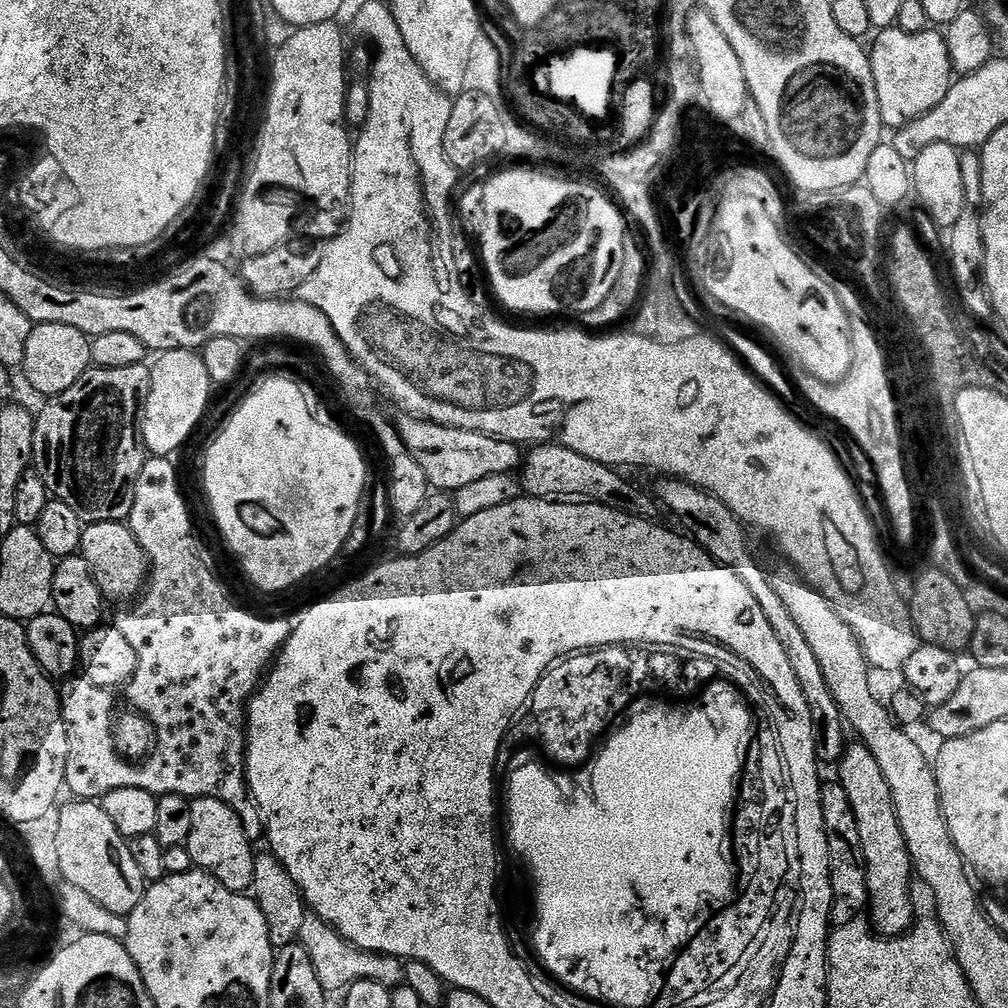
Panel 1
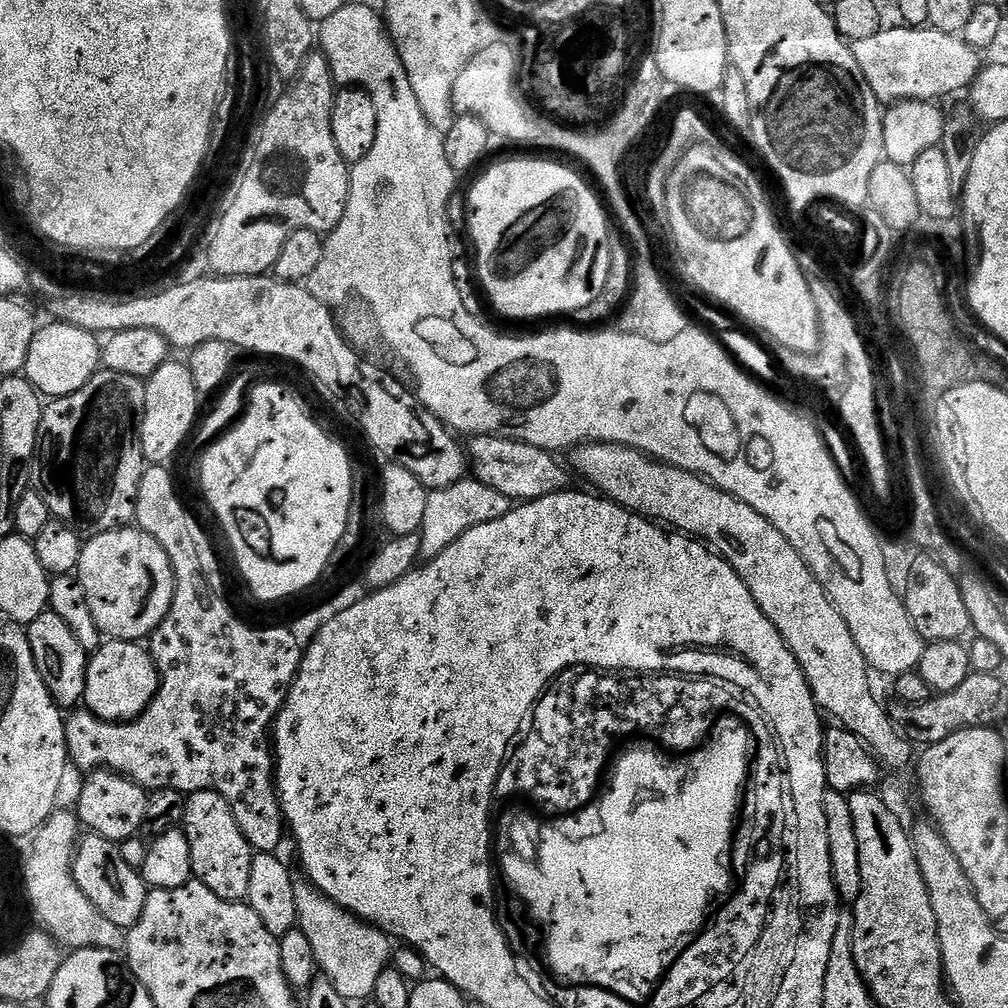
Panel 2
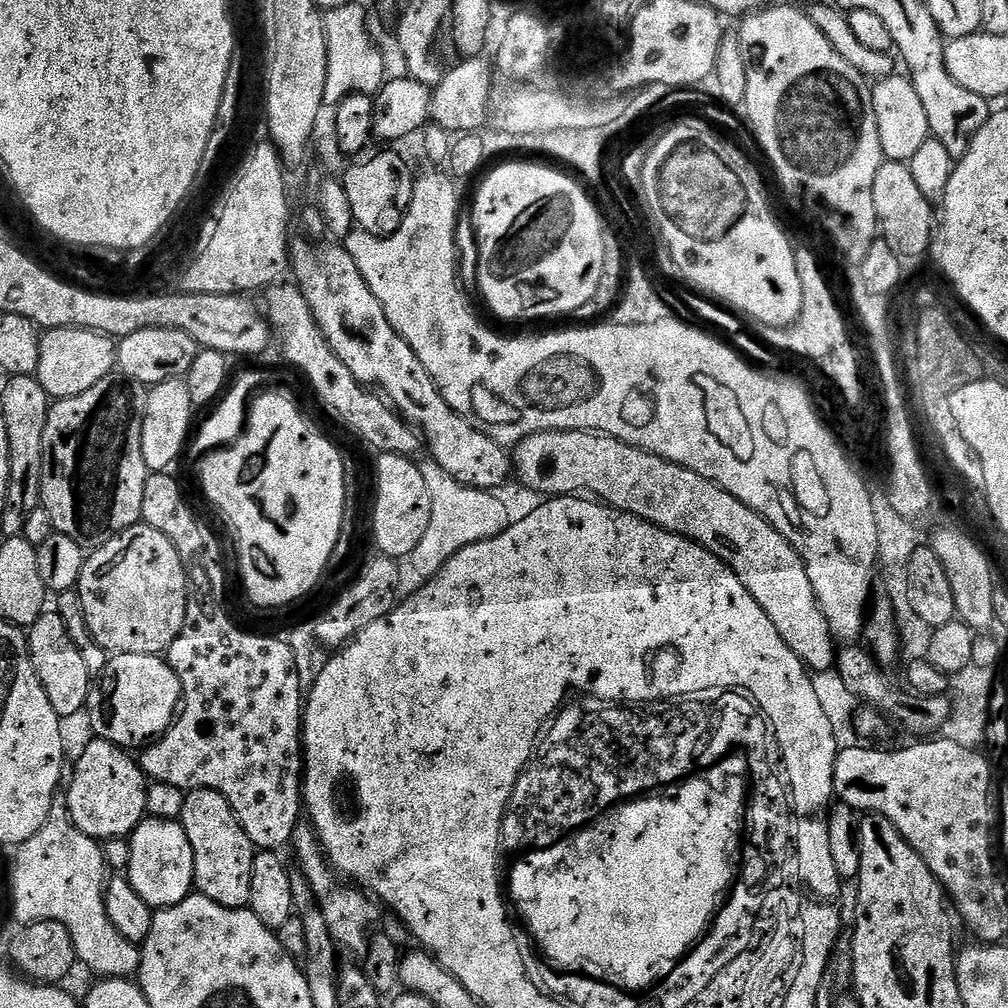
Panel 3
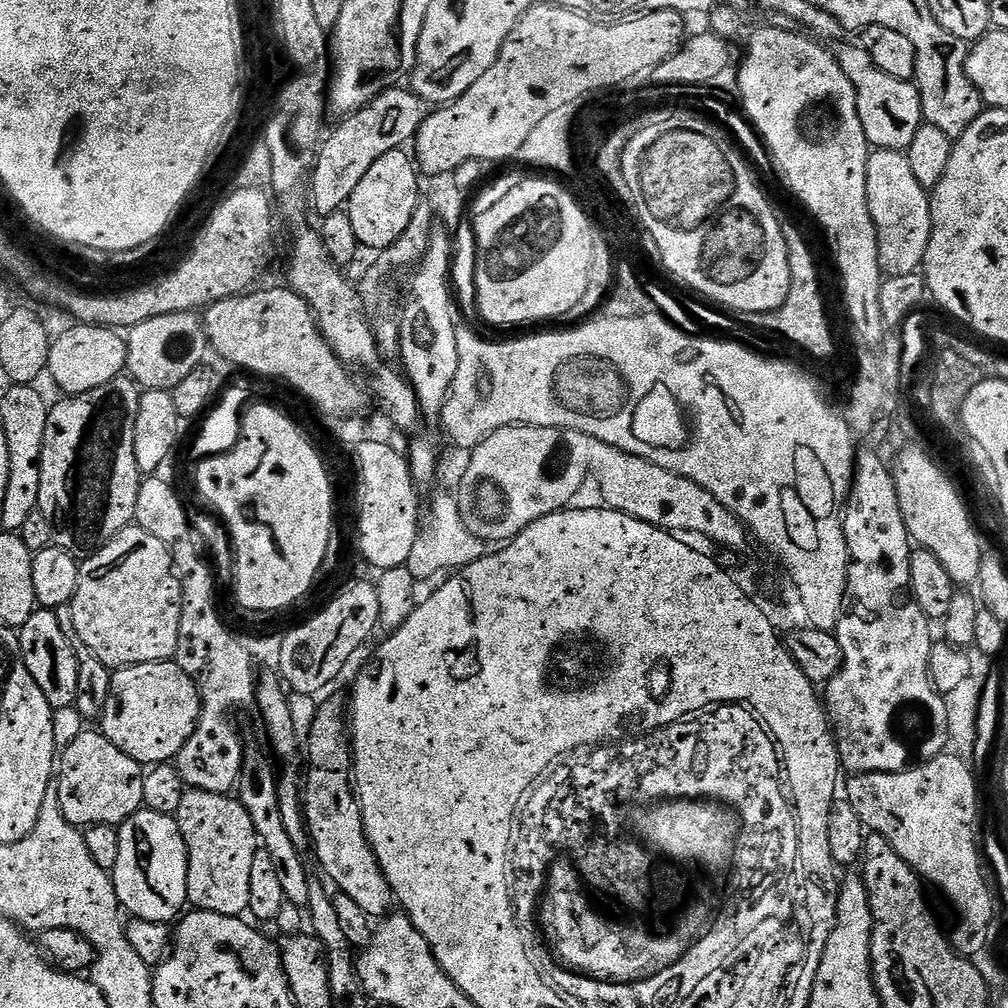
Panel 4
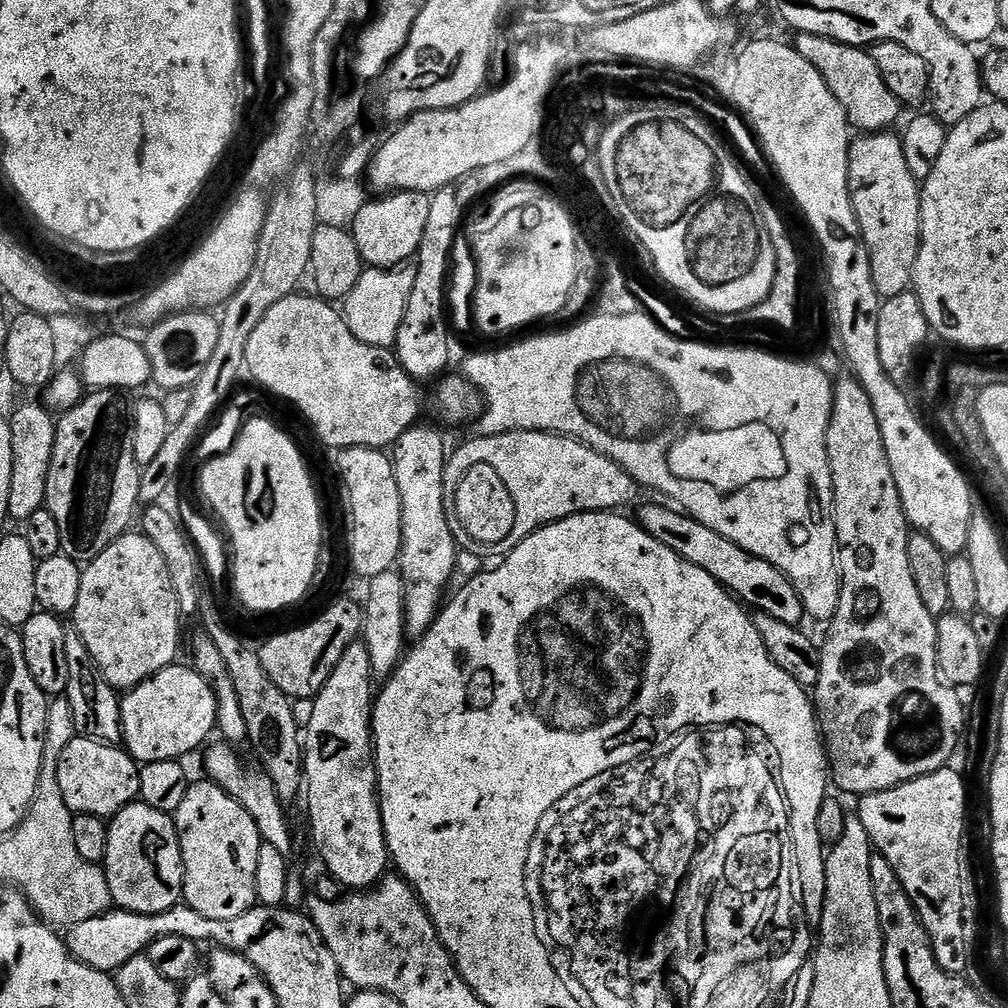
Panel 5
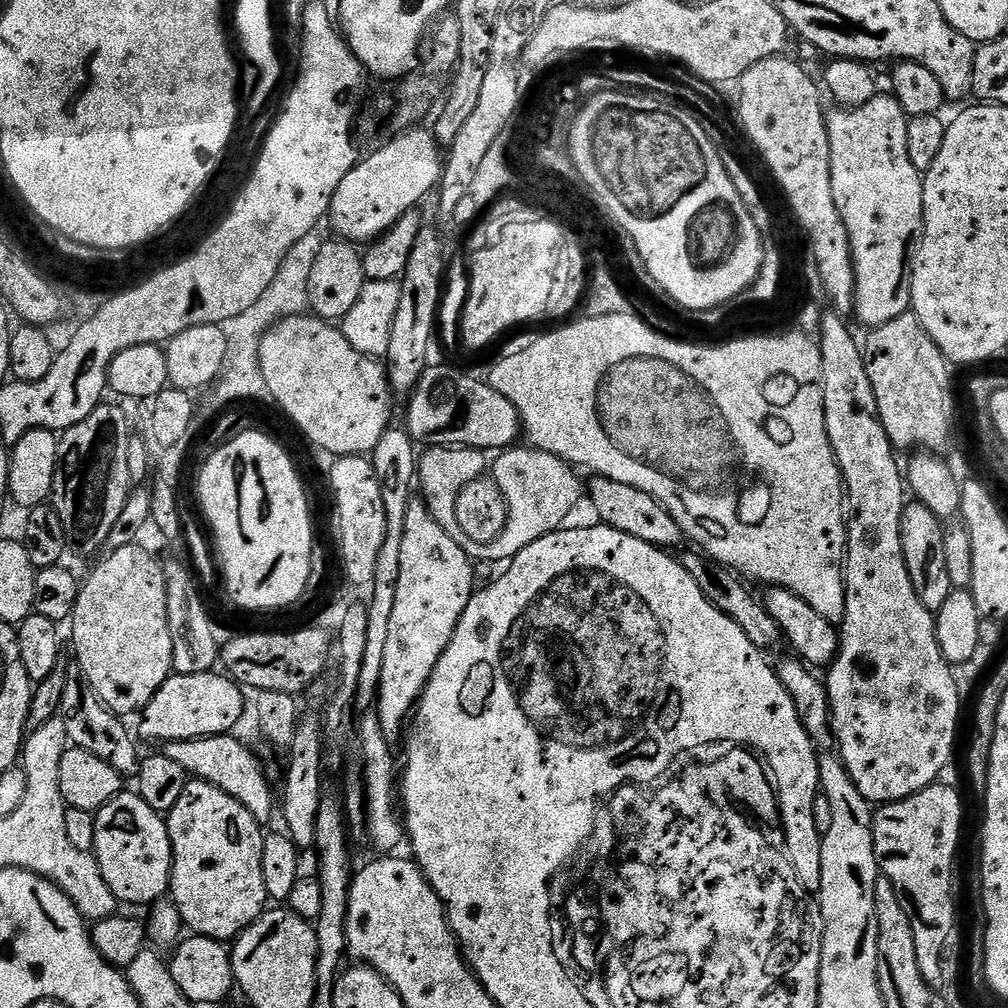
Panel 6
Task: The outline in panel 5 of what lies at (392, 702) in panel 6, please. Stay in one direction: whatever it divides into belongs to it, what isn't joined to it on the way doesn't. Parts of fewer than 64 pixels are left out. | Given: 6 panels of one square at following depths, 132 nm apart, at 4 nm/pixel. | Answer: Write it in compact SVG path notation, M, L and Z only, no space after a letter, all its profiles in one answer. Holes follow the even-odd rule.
M424 423L406 430L406 434L396 441L392 462L398 494L402 498L402 546L398 572L404 581L405 626L407 635L412 638L419 638L428 631L442 607L444 591L452 575L455 577L458 572L458 545L450 530L444 505L444 436L438 429Z

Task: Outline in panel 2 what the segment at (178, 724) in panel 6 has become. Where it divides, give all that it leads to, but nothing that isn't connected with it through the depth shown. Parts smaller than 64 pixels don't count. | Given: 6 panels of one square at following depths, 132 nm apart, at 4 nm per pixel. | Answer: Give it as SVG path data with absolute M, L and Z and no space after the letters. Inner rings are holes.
M105 639L100 649L88 657L86 690L83 707L109 724L123 724L138 719L154 702L160 689L160 672L152 660L152 653L143 643L131 640Z

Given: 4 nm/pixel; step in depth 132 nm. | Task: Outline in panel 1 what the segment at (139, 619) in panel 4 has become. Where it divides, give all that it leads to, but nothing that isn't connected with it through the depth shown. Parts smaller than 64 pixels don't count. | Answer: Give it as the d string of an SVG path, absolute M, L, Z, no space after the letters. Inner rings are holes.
M98 522L87 525L80 533L79 555L90 566L94 582L100 587L105 601L132 602L143 593L150 576L150 565L136 545L132 532L120 522Z

